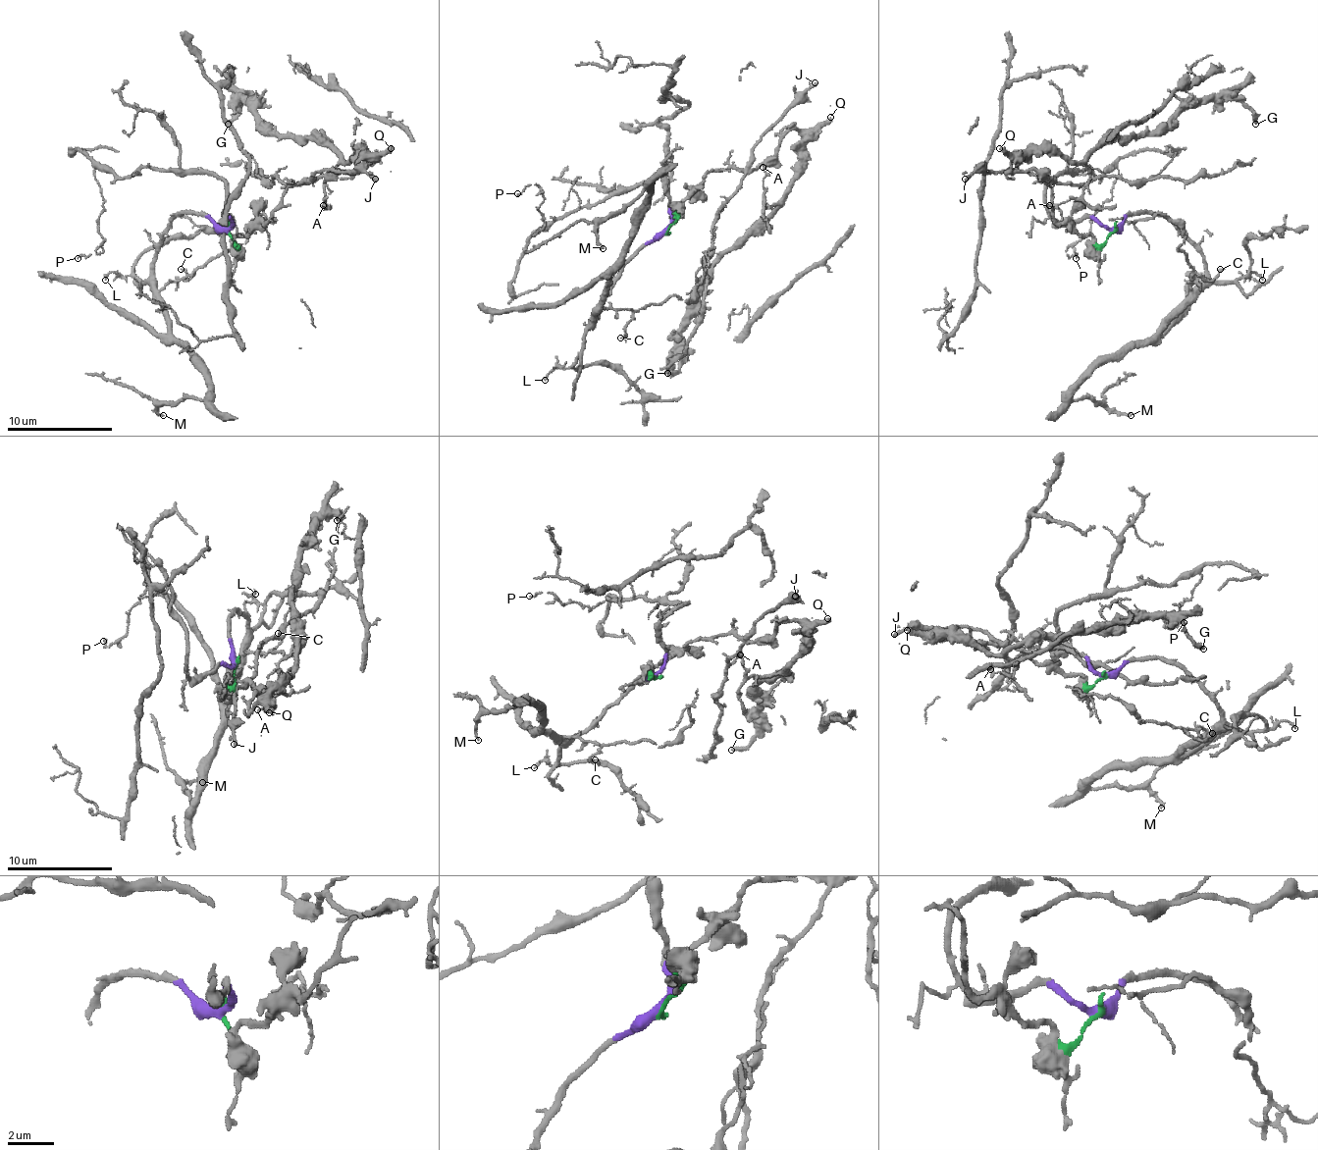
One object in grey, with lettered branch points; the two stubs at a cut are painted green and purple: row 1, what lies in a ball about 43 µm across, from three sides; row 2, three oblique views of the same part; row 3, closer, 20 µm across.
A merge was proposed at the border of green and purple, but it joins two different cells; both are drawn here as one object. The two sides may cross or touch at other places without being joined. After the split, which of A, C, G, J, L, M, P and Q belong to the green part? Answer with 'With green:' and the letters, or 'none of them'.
With green: A, G, J, Q

